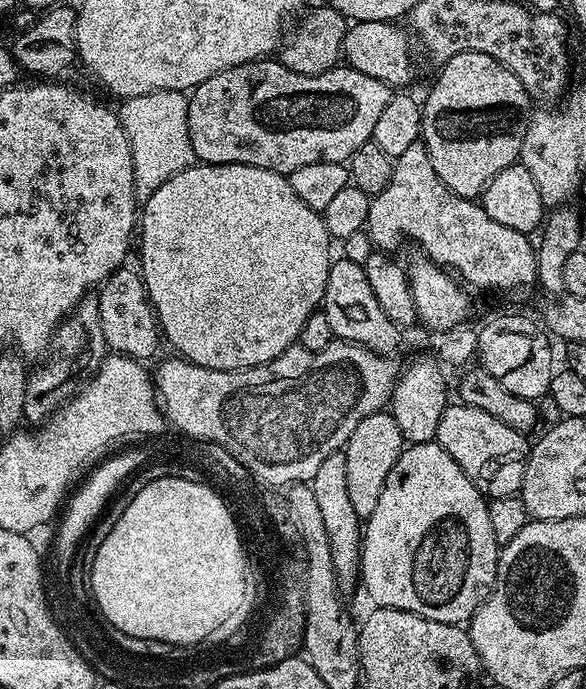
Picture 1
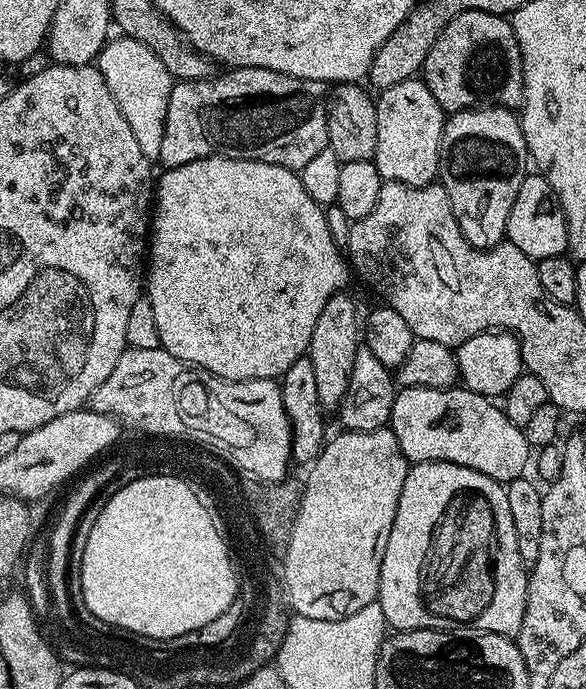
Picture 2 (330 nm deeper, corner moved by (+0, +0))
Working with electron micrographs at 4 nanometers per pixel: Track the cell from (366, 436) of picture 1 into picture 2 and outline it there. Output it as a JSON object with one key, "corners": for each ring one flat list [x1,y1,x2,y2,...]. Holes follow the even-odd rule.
{"corners":[[385,426,369,432,339,433,327,441,307,469,304,496,297,510,289,538,289,548,284,558,285,582,292,603,291,611,298,616,319,620,341,620,350,614,358,614,362,606,377,603,380,594,382,558,386,554,386,542,390,542,390,530,394,526,394,514,398,510,398,498,402,498,402,486,408,477,410,462,398,446,391,427]]}

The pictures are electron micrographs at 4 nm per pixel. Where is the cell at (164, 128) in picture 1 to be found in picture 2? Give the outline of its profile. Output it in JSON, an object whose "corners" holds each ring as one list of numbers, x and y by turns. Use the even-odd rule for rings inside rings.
{"corners":[[125,35,119,39,112,38,105,43,98,57,98,67,106,86,110,86,110,94,114,94,114,102,118,102,118,110,122,110,122,118,130,122,130,130,134,130,134,139,138,141,142,154,146,154,149,162,156,162,162,150,166,106,170,106,174,81,150,46]]}

